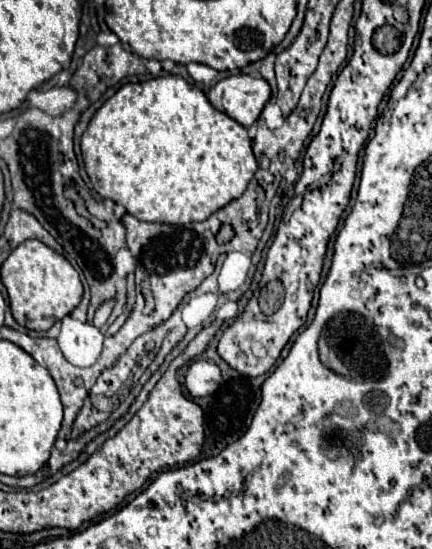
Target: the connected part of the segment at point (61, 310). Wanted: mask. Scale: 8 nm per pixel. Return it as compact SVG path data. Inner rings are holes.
M42 241L20 243L2 263L2 283L8 289L14 319L32 331L48 331L82 299L82 281L78 271L66 257L44 245Z

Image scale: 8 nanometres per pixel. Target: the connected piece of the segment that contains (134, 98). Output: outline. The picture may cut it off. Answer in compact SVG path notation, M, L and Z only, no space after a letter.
M180 75L122 85L90 119L82 135L82 159L94 191L104 199L122 203L140 221L172 225L206 221L212 213L238 199L258 169L248 131L214 109L206 95Z

